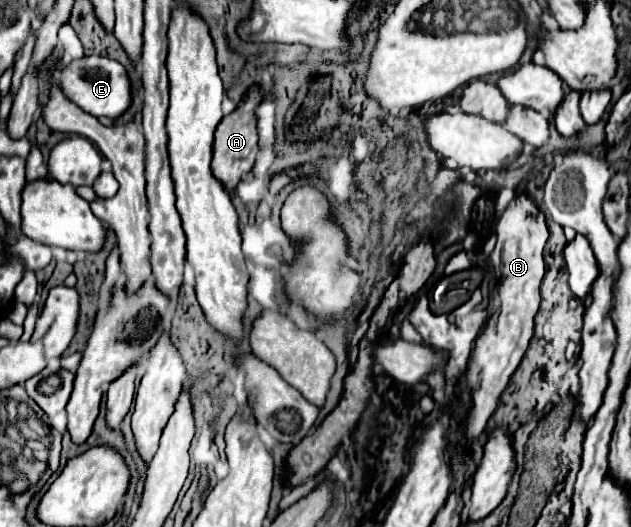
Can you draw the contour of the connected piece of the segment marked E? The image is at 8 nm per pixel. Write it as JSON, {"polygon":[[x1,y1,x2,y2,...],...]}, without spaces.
{"polygon":[[83,56,79,60,67,62,61,72,59,86,73,104,77,104,83,112,95,118,109,116,115,120,129,108,131,102,131,84,125,68,119,62,109,60,105,56]]}

